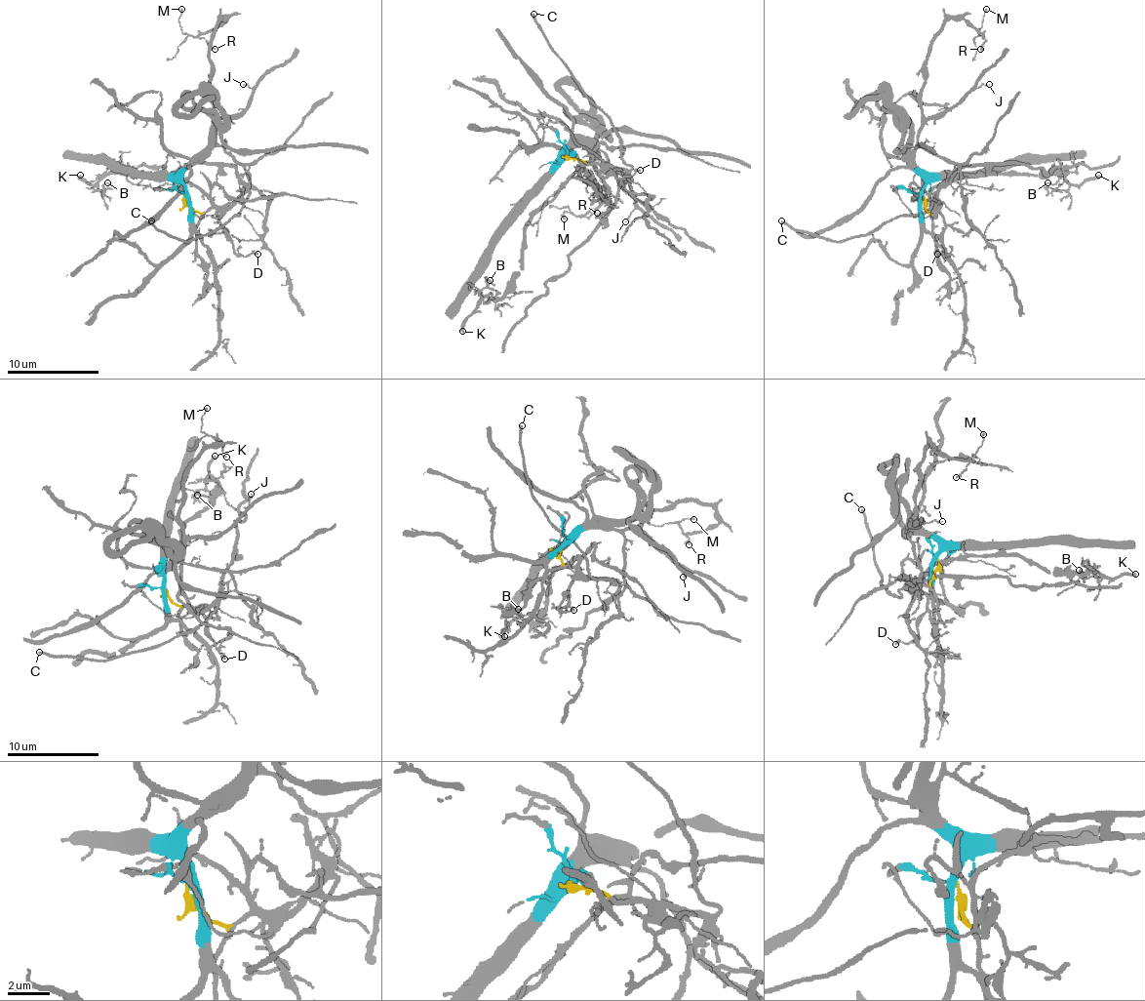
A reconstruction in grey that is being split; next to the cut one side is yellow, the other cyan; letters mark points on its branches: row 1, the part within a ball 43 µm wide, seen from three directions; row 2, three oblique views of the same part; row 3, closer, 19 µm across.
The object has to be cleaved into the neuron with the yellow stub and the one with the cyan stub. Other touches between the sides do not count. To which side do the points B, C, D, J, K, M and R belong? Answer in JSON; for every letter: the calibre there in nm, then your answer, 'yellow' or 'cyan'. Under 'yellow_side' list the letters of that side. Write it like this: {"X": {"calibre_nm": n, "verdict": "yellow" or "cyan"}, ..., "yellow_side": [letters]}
{"B": {"calibre_nm": 180, "verdict": "yellow"}, "C": {"calibre_nm": 200, "verdict": "yellow"}, "D": {"calibre_nm": 190, "verdict": "yellow"}, "J": {"calibre_nm": 100, "verdict": "cyan"}, "K": {"calibre_nm": 280, "verdict": "yellow"}, "M": {"calibre_nm": 110, "verdict": "cyan"}, "R": {"calibre_nm": 130, "verdict": "cyan"}, "yellow_side": ["B", "C", "D", "K"]}

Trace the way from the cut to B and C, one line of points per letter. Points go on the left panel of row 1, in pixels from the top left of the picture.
B: (184, 194), (198, 212), (213, 205), (191, 182), (174, 176), (107, 173), (98, 189), (104, 191), (107, 182)
C: (184, 194), (198, 212), (228, 208), (244, 194), (247, 198), (235, 217), (189, 242), (171, 237), (150, 221)

